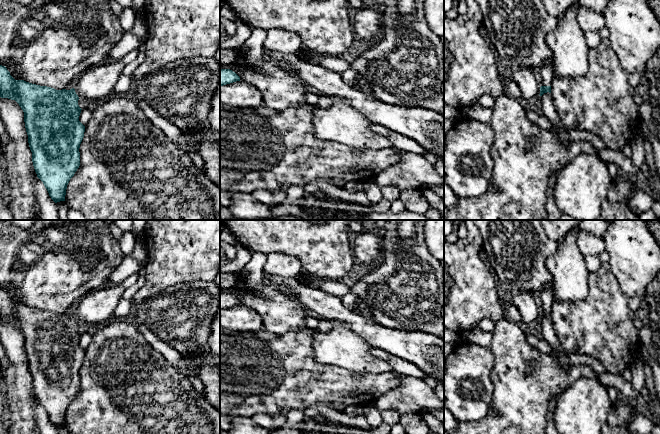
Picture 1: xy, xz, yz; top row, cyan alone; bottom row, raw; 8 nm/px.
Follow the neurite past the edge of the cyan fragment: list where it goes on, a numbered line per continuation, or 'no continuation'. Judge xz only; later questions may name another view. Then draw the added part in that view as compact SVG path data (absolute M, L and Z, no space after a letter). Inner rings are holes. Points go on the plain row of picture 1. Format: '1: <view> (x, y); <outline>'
no continuation

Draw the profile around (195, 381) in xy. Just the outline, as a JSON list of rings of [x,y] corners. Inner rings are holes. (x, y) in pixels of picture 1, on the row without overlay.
[[[189,375],[189,381],[192,386],[195,388],[196,392],[199,394],[201,398],[205,398],[204,396],[204,385],[202,384],[201,380],[196,377],[195,375]]]

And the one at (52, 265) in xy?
[[[37,220],[29,229],[21,229],[8,222],[0,221],[0,286],[10,290],[13,295],[19,299],[22,304],[54,312],[56,314],[65,313],[66,310],[75,306],[75,304],[86,294],[99,289],[108,282],[109,275],[122,262],[124,252],[121,250],[118,241],[112,236],[109,227],[103,220]]]

